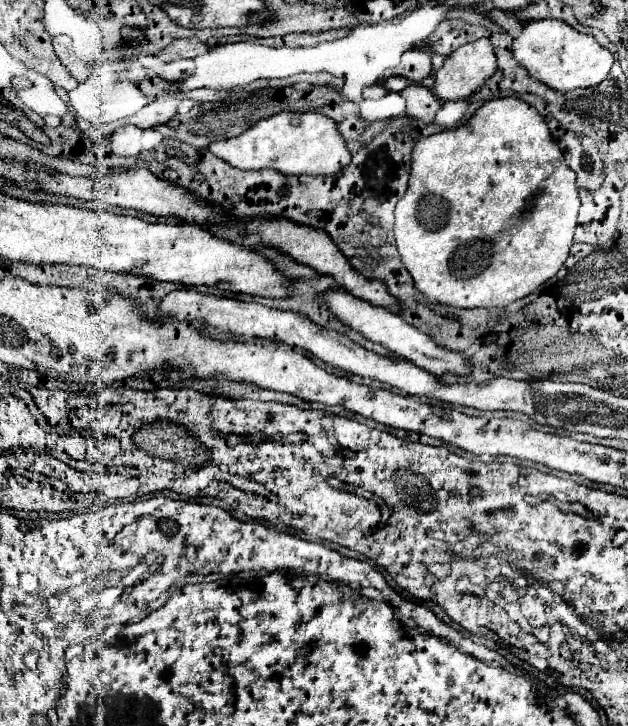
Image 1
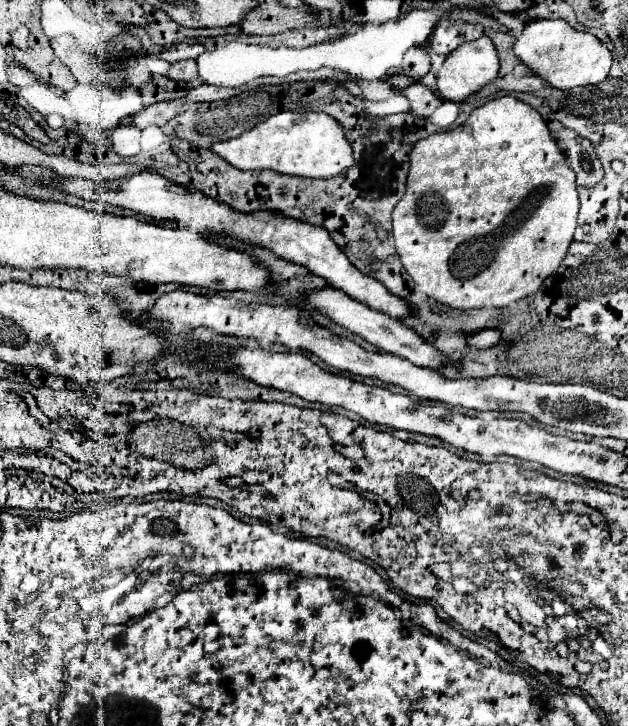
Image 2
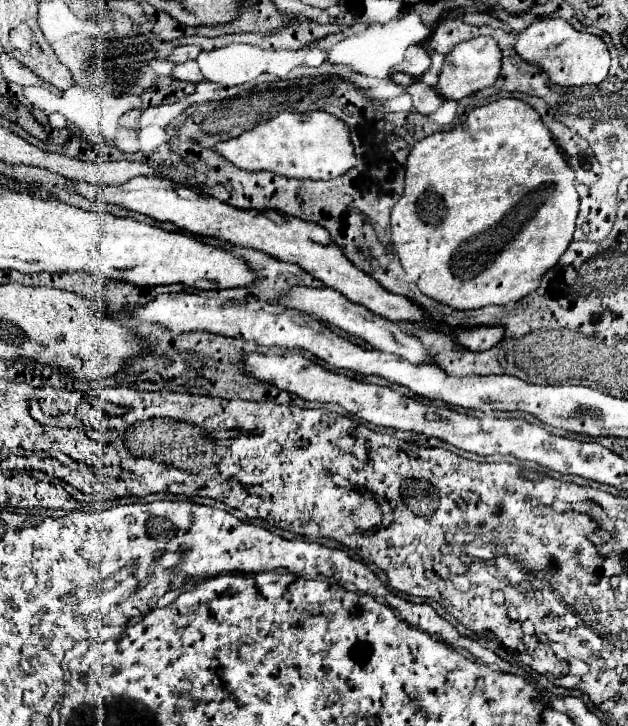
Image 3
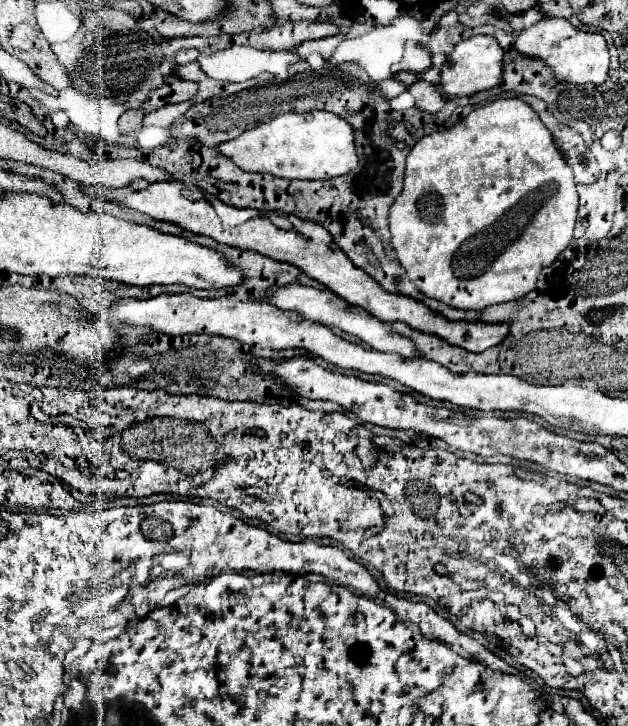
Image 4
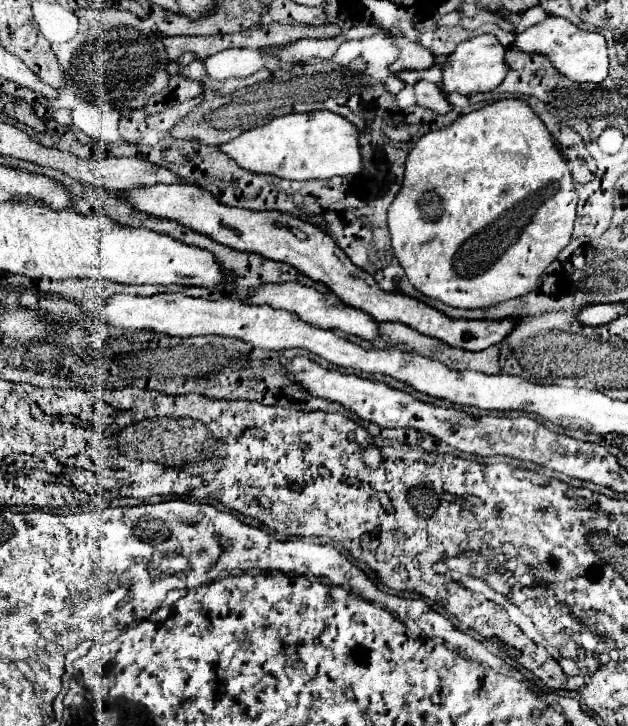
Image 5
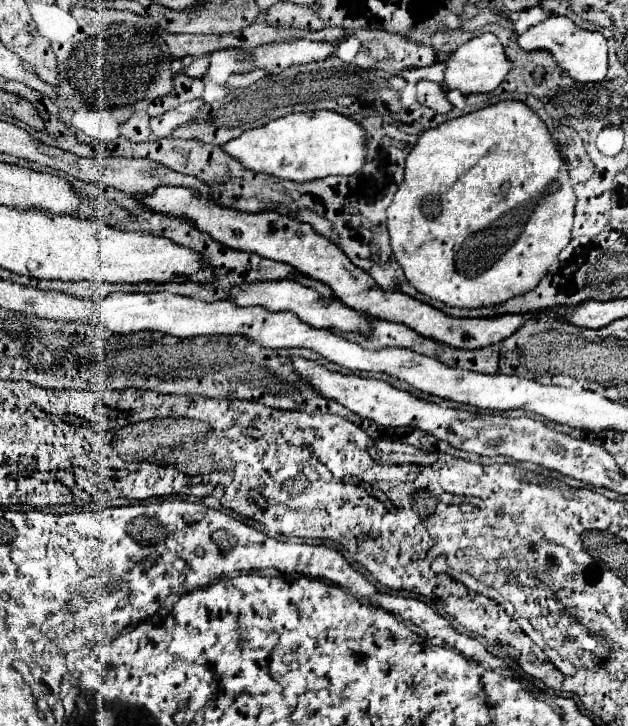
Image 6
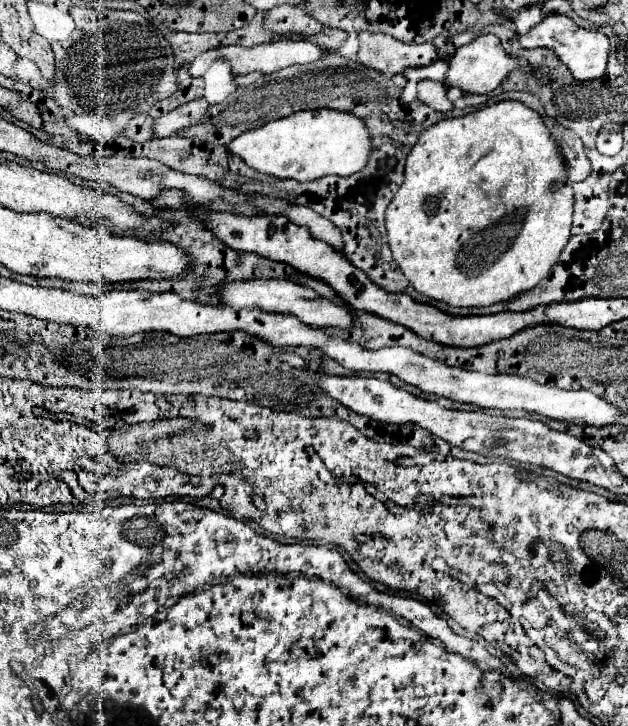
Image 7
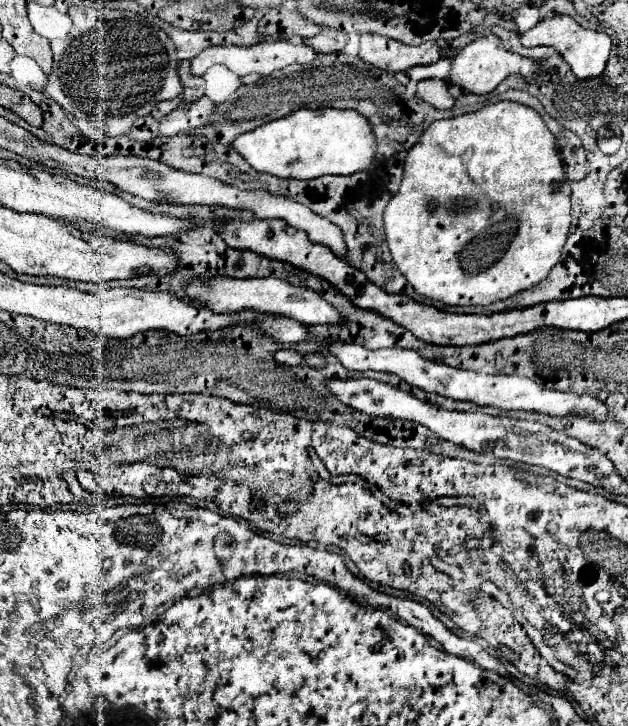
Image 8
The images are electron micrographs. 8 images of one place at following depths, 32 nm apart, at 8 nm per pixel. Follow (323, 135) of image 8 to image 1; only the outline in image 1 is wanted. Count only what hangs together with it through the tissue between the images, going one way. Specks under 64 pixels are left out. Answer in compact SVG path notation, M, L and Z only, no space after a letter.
M278 112L236 138L214 142L208 150L238 170L272 168L280 174L332 176L352 162L352 154L332 118L320 112Z

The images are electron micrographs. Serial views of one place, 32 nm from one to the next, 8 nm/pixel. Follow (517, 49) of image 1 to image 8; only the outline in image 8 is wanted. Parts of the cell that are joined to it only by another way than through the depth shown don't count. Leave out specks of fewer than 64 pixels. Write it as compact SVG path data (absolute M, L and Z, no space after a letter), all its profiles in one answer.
M554 14L552 18L544 18L534 28L524 32L522 44L524 46L552 46L564 56L564 60L570 64L572 72L578 78L594 78L604 72L604 66L612 48L612 38L604 32L596 32L596 30L588 30L580 26L572 16Z

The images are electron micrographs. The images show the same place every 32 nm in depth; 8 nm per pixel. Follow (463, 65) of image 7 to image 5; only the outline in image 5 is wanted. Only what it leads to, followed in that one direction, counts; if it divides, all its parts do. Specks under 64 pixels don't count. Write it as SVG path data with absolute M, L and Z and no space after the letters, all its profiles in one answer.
M480 34L474 36L468 42L462 42L444 62L444 80L442 90L446 94L460 92L464 96L476 94L476 92L490 92L494 90L504 76L508 74L508 62L504 60L504 46L496 40L492 34Z

